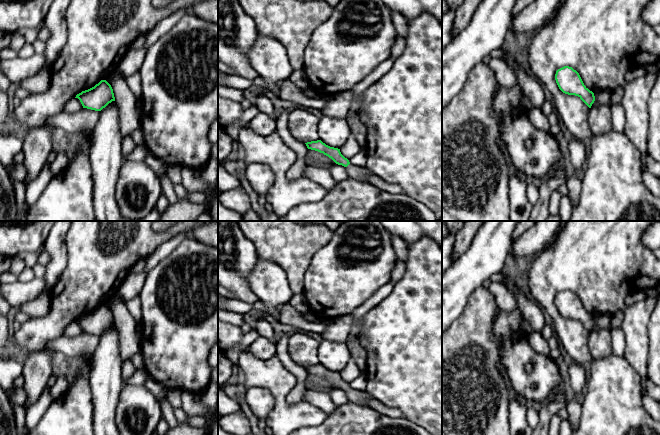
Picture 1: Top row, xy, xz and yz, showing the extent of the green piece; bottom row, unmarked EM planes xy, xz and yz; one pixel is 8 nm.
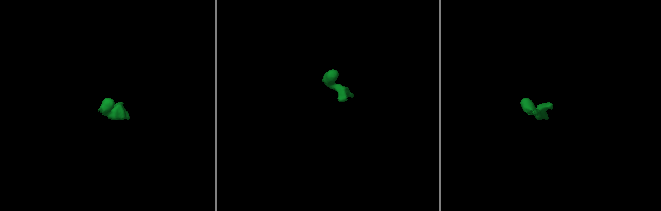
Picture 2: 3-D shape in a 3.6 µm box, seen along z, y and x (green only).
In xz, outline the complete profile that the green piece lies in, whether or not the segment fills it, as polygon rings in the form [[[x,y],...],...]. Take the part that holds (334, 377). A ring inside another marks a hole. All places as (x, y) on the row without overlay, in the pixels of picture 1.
[[[321,364],[305,367],[308,373],[318,375],[331,382],[336,388],[347,392],[348,401],[357,405],[369,406],[367,397],[369,394],[366,391],[351,389],[349,384],[345,382],[340,373],[330,371]]]

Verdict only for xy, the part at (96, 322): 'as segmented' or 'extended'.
as segmented

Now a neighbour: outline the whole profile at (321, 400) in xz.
[[[307,389],[303,398],[304,401],[324,411],[327,415],[337,413],[338,408],[326,393]]]

